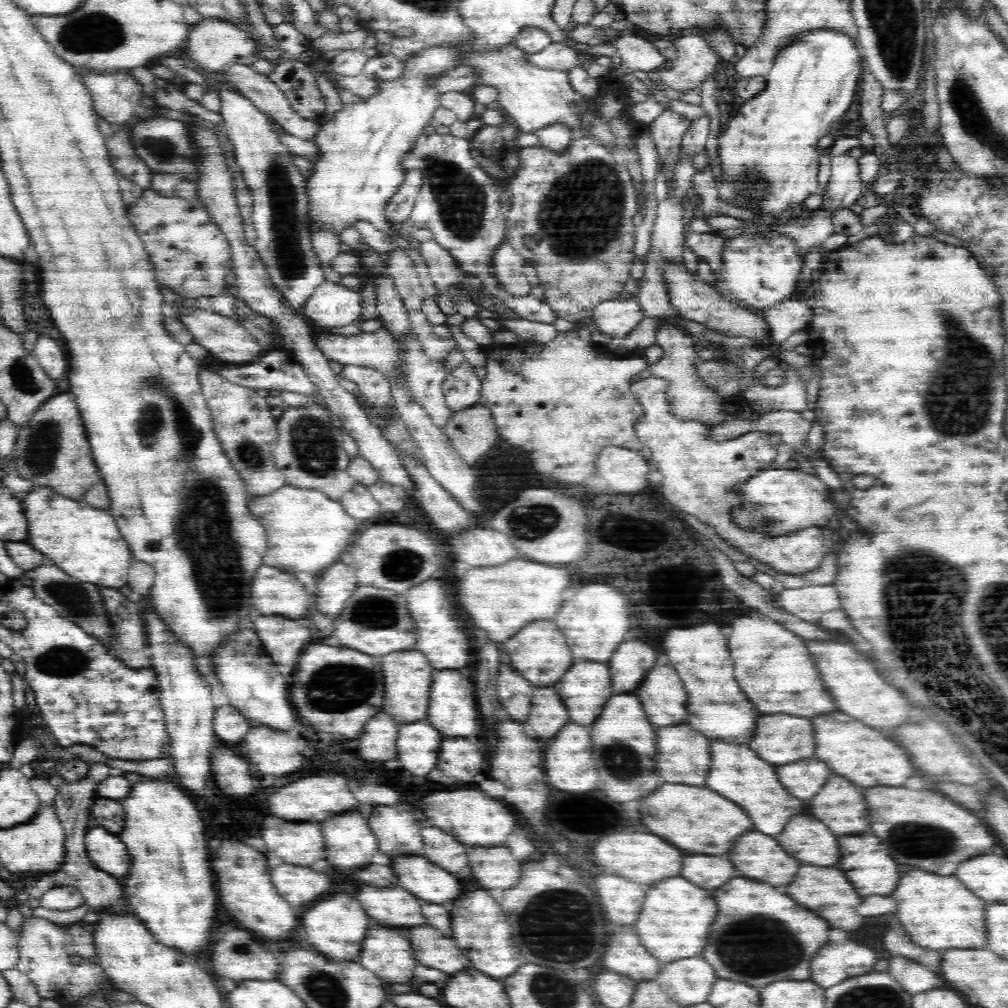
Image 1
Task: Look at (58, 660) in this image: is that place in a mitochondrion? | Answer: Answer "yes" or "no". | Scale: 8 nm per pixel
yes

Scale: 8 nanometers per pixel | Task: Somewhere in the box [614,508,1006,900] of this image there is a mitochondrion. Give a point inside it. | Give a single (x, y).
(925, 841)

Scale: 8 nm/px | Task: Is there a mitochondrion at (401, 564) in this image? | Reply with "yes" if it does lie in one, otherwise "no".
yes

